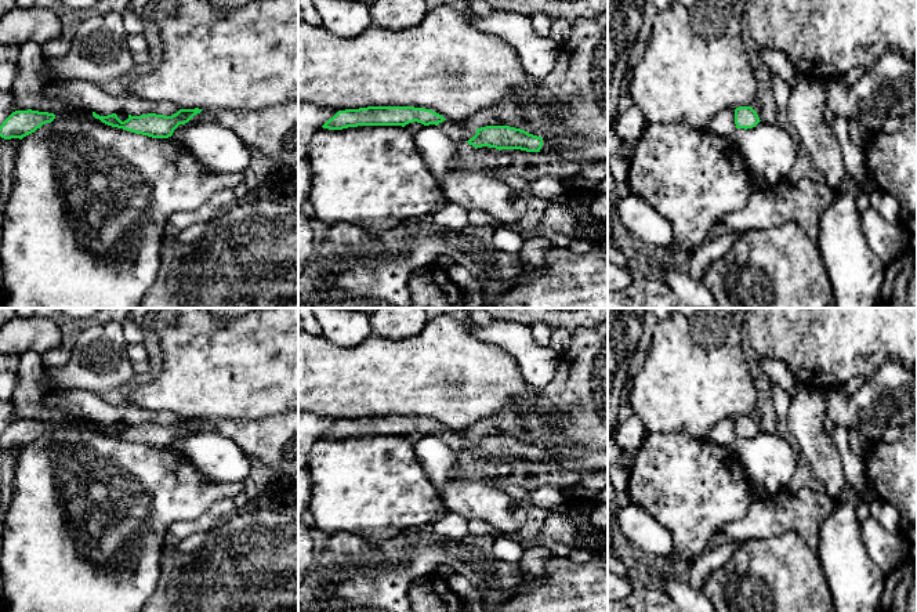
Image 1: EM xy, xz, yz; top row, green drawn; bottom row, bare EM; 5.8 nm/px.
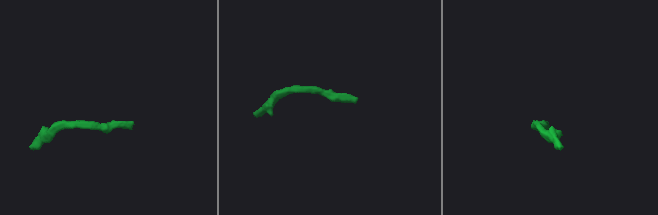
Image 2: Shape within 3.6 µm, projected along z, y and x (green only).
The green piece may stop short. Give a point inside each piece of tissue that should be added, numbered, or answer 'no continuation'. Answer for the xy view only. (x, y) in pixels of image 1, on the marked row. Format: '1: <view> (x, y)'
no continuation

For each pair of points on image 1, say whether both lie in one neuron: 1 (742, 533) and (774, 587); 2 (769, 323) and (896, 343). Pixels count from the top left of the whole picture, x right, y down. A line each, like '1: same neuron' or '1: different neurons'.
1: different neurons
2: same neuron

